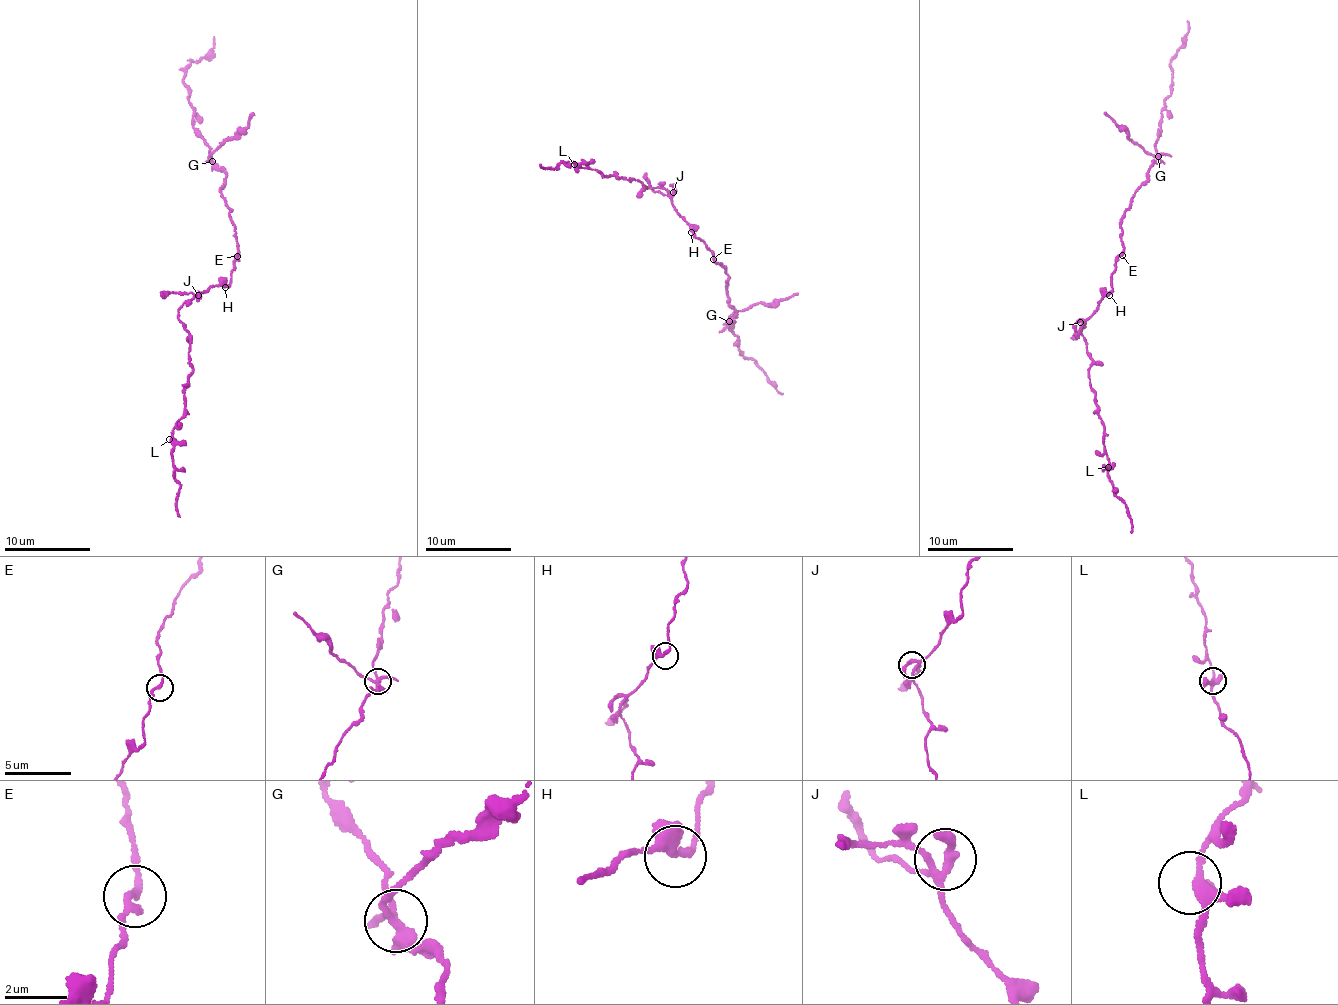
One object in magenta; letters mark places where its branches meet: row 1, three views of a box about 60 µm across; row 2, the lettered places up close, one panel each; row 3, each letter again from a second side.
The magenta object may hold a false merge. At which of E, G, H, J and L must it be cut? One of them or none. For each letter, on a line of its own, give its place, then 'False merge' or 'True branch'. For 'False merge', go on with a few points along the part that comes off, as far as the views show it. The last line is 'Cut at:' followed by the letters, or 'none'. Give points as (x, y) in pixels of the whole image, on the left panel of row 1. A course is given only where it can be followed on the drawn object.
E: Place: (237, 256). True branch
G: Place: (212, 161). False merge. Course of the part to remove: (213, 162), (212, 152), (226, 138), (245, 131), (253, 113)
H: Place: (225, 287). True branch
J: Place: (198, 295). True branch
L: Place: (169, 439). True branch
Cut at: G

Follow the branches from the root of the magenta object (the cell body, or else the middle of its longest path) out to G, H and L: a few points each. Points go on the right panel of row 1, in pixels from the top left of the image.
G: (1114, 271), (1124, 250), (1124, 211), (1158, 157)
H: (1114, 271), (1109, 295)
L: (1114, 271), (1110, 292), (1102, 294), (1080, 329), (1091, 359), (1089, 386), (1103, 425), (1102, 445), (1108, 467)

